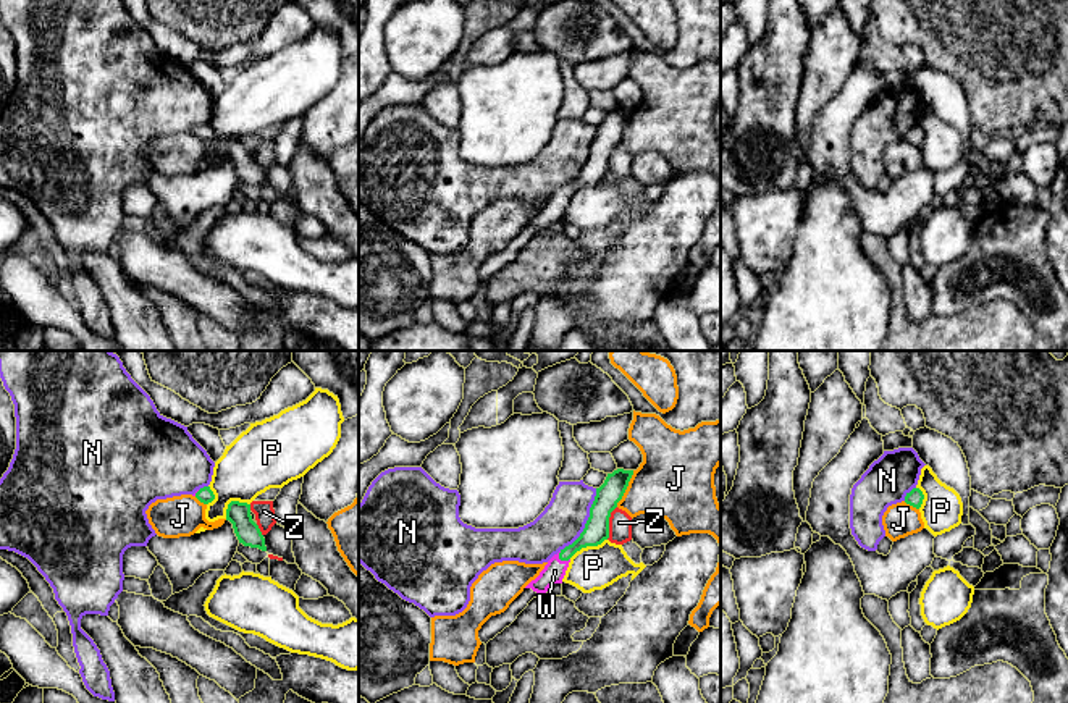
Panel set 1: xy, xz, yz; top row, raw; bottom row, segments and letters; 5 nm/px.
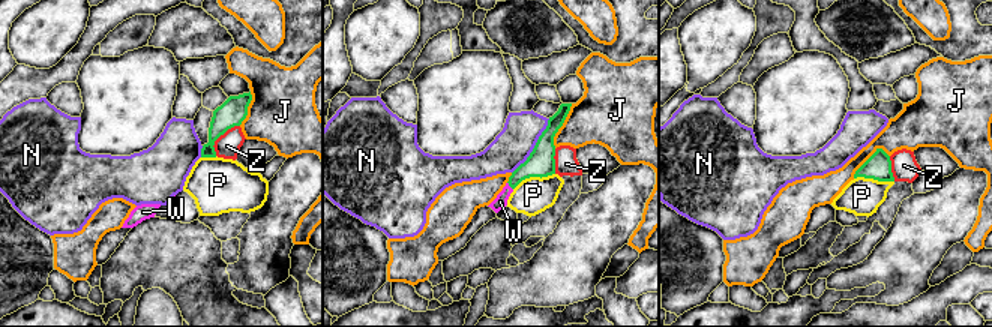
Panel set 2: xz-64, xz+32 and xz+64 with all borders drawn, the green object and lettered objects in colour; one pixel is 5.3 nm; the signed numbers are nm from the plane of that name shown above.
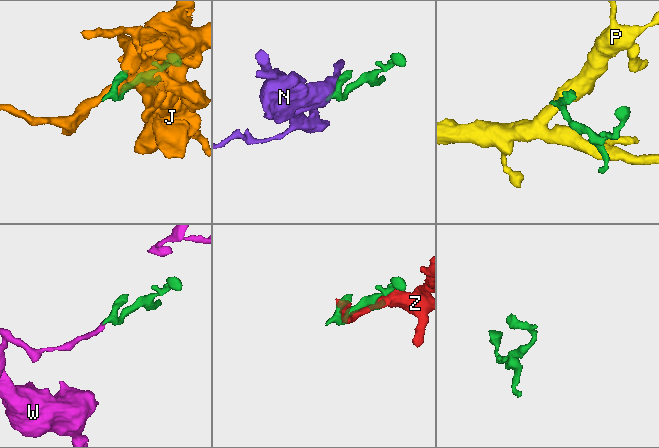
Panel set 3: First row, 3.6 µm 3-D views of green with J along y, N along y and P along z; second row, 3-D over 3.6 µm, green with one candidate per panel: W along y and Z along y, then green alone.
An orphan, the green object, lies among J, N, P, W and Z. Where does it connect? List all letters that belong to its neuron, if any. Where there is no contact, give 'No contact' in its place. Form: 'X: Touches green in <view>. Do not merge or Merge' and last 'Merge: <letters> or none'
J: Touches green in xz. Do not merge
N: Touches green in xz. Do not merge
P: Touches green in xz. Do not merge
W: Touches green in xz. Merge
Z: Touches green in xz. Do not merge
Merge: W

